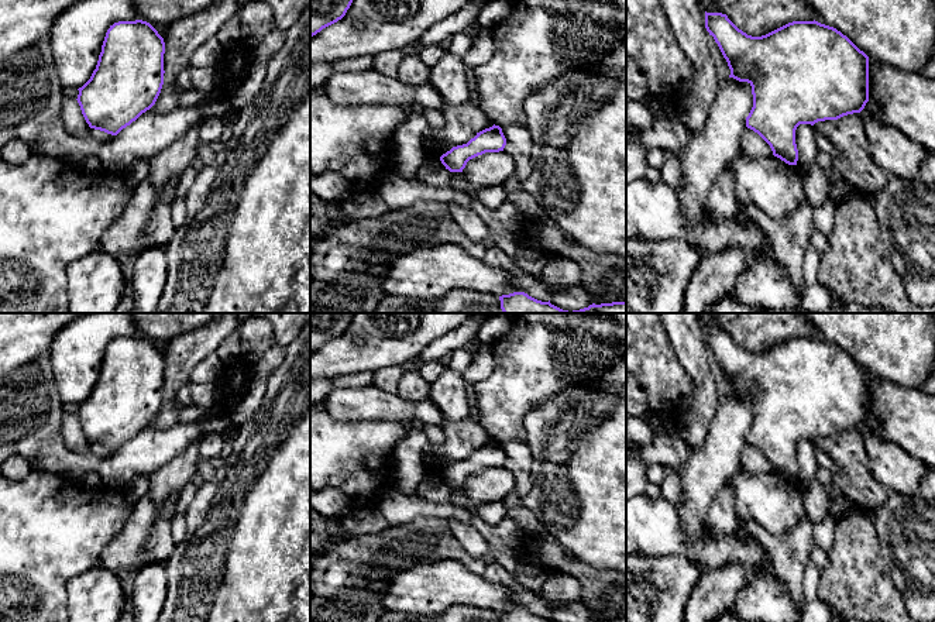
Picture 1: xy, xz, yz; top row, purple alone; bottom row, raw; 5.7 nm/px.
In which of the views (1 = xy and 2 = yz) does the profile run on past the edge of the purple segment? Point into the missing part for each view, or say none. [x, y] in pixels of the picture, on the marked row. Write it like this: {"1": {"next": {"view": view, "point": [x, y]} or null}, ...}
{"1": {"next": null}, "2": {"next": null}}

